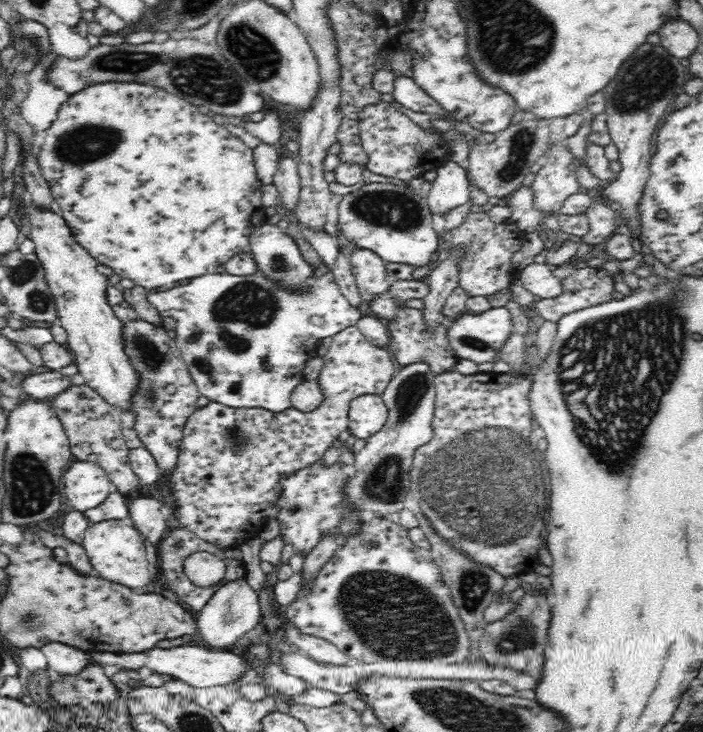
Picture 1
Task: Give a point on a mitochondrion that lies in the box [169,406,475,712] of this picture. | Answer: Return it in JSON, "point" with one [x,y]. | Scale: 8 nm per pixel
{"point":[387,610]}

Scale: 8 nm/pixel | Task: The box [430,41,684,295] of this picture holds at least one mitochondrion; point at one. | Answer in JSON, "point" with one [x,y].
{"point":[641,88]}

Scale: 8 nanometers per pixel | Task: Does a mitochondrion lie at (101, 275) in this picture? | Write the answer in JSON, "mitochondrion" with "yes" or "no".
{"mitochondrion":"no"}

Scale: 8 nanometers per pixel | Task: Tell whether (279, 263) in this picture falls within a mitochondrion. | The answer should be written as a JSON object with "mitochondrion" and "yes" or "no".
{"mitochondrion":"yes"}

